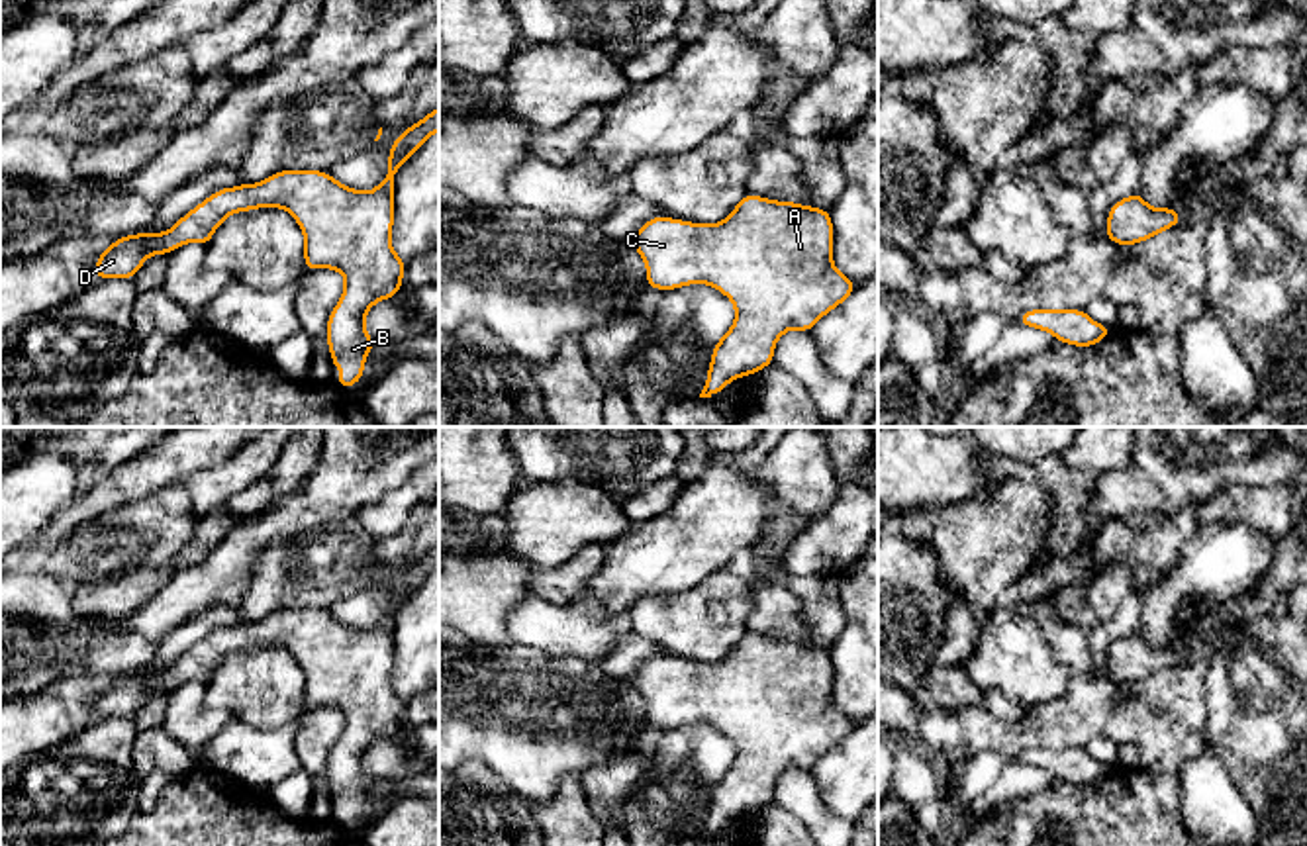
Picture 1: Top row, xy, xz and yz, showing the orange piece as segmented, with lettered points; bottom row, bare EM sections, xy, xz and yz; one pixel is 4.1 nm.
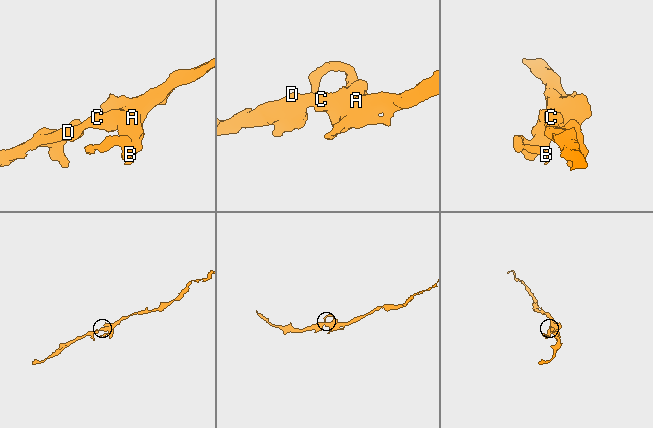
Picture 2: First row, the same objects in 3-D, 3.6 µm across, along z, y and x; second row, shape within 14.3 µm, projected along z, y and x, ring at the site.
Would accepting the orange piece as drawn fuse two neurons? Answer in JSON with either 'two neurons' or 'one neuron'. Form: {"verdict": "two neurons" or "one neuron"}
{"verdict": "one neuron"}

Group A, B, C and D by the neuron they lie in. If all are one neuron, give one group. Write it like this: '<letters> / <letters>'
A B C D

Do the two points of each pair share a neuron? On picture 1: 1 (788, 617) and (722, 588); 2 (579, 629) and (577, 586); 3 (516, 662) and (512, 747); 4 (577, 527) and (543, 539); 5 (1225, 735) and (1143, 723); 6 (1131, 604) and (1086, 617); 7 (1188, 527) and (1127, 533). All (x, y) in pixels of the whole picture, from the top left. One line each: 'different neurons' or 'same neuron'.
1: different neurons
2: different neurons
3: same neuron
4: same neuron
5: different neurons
6: different neurons
7: same neuron

